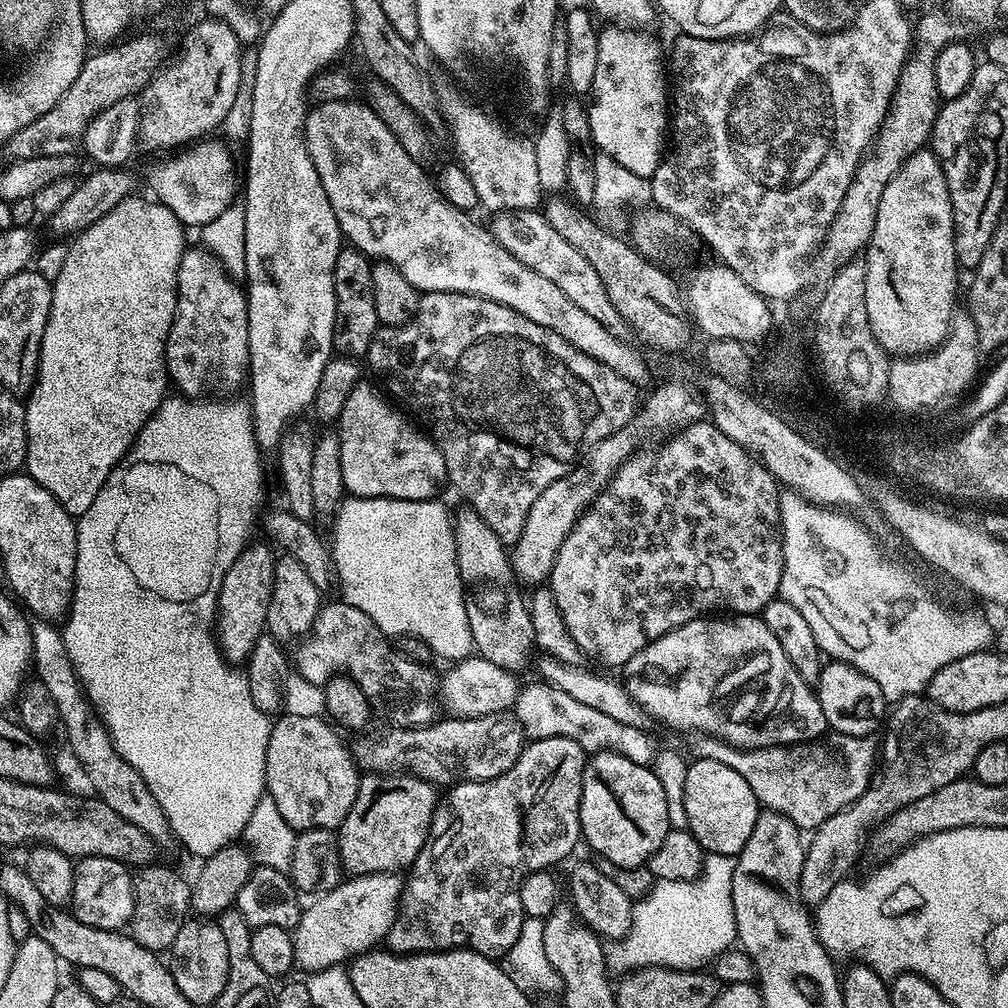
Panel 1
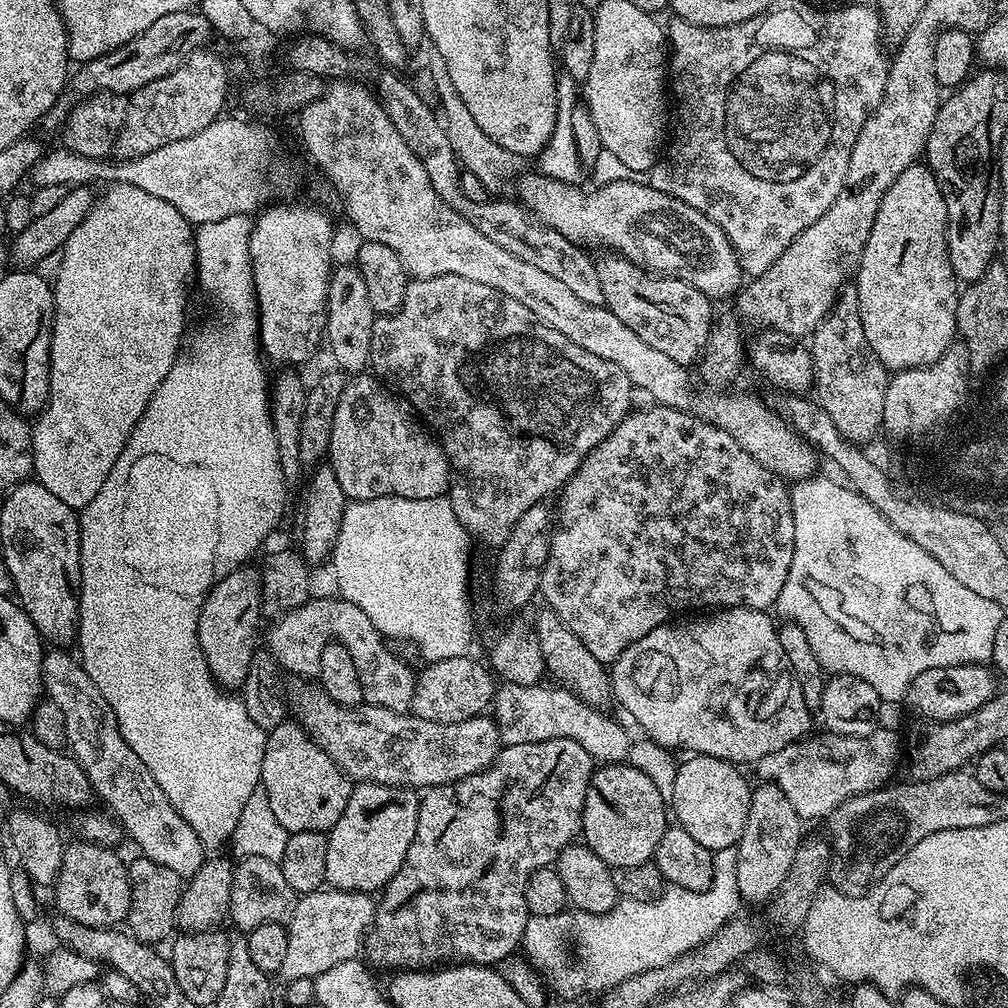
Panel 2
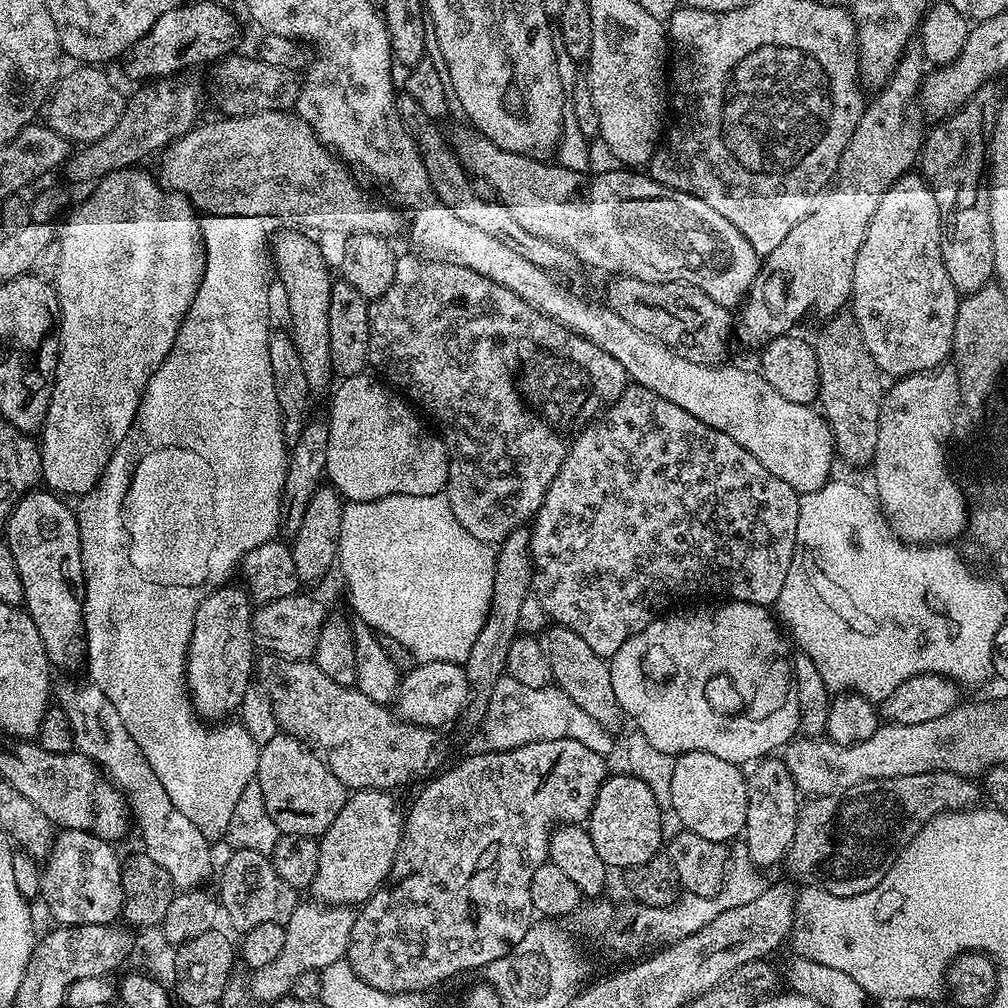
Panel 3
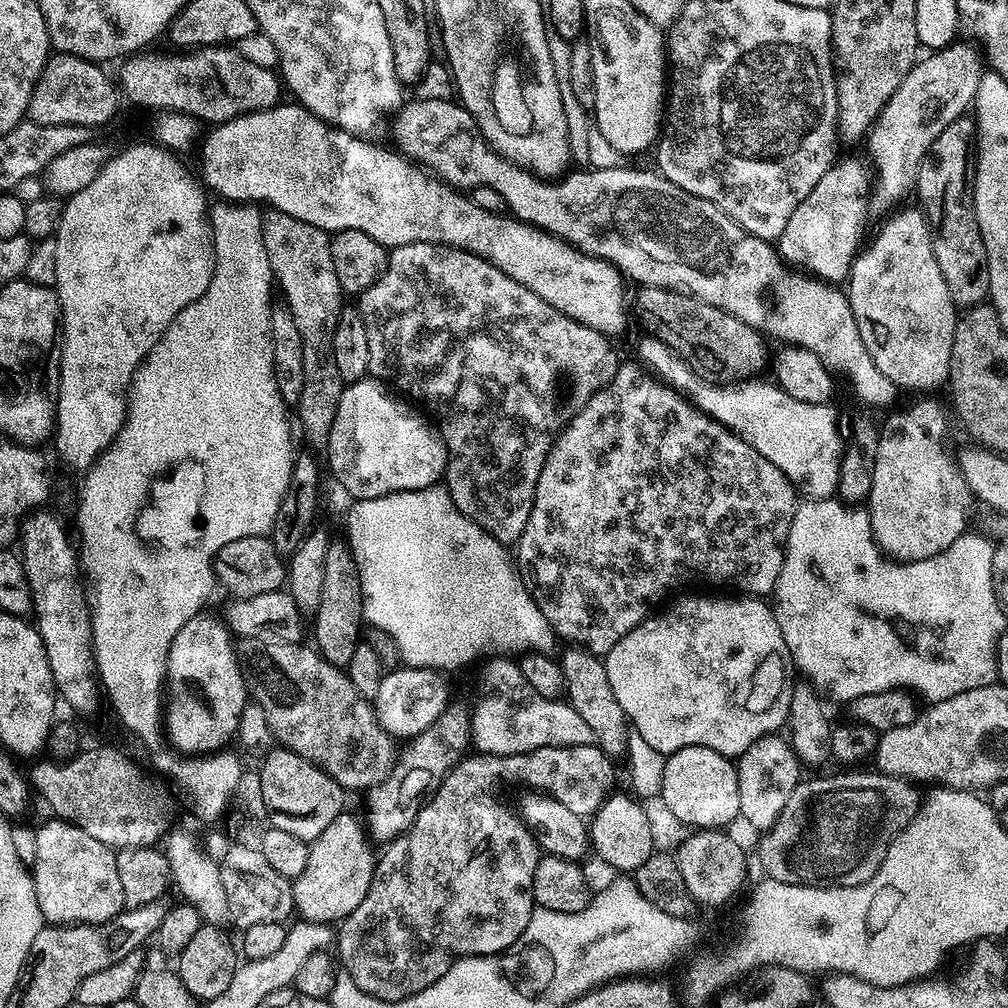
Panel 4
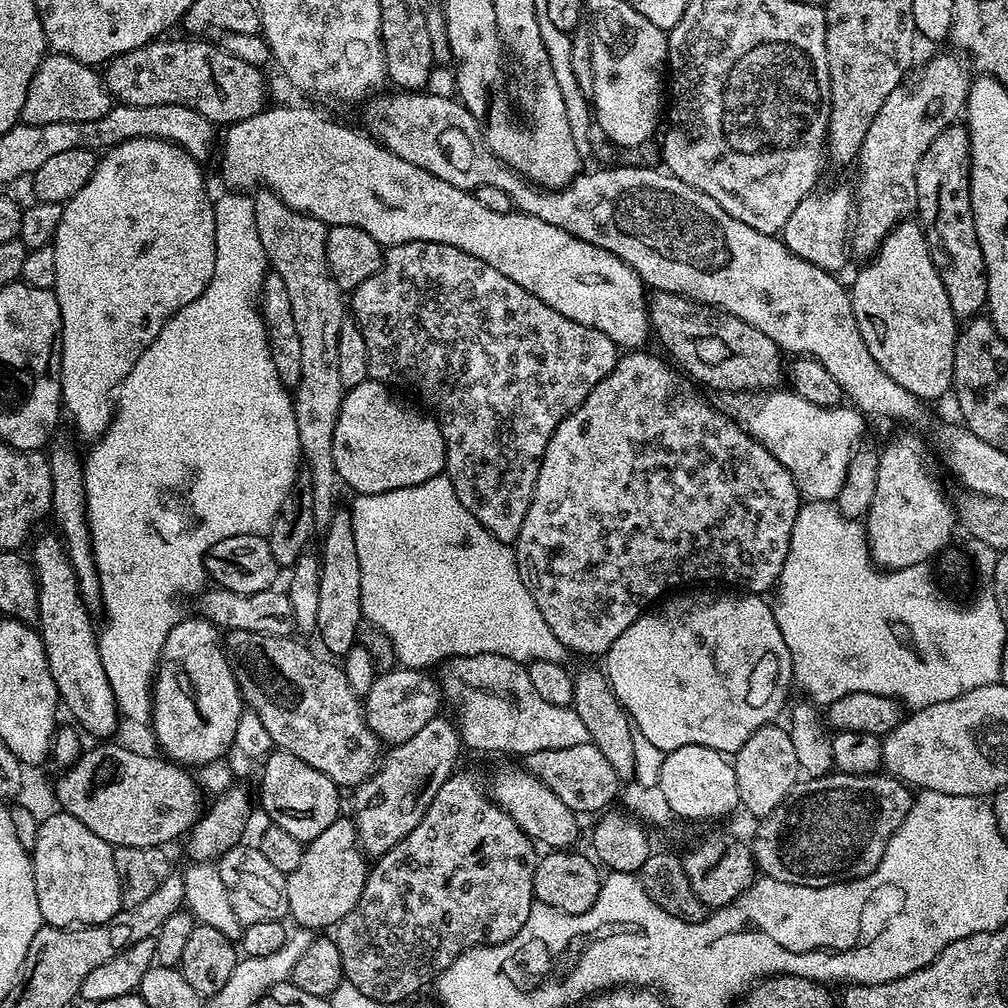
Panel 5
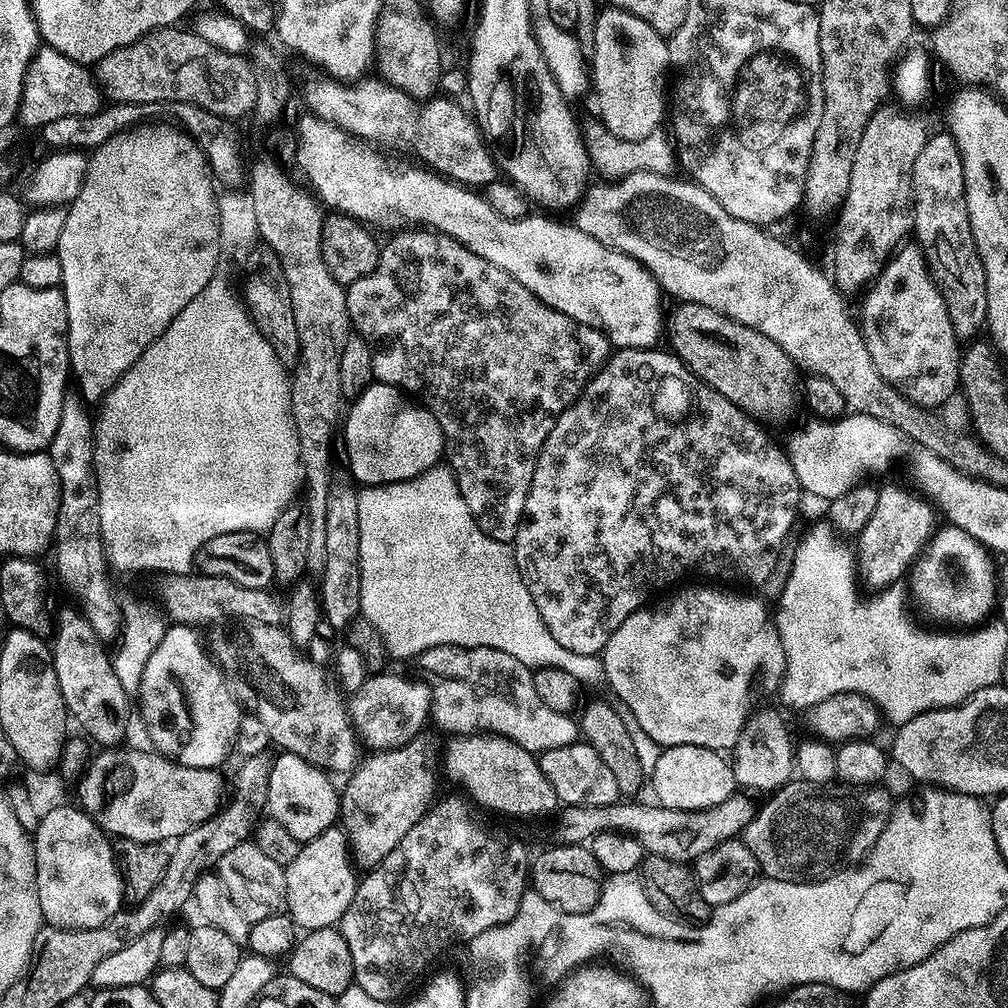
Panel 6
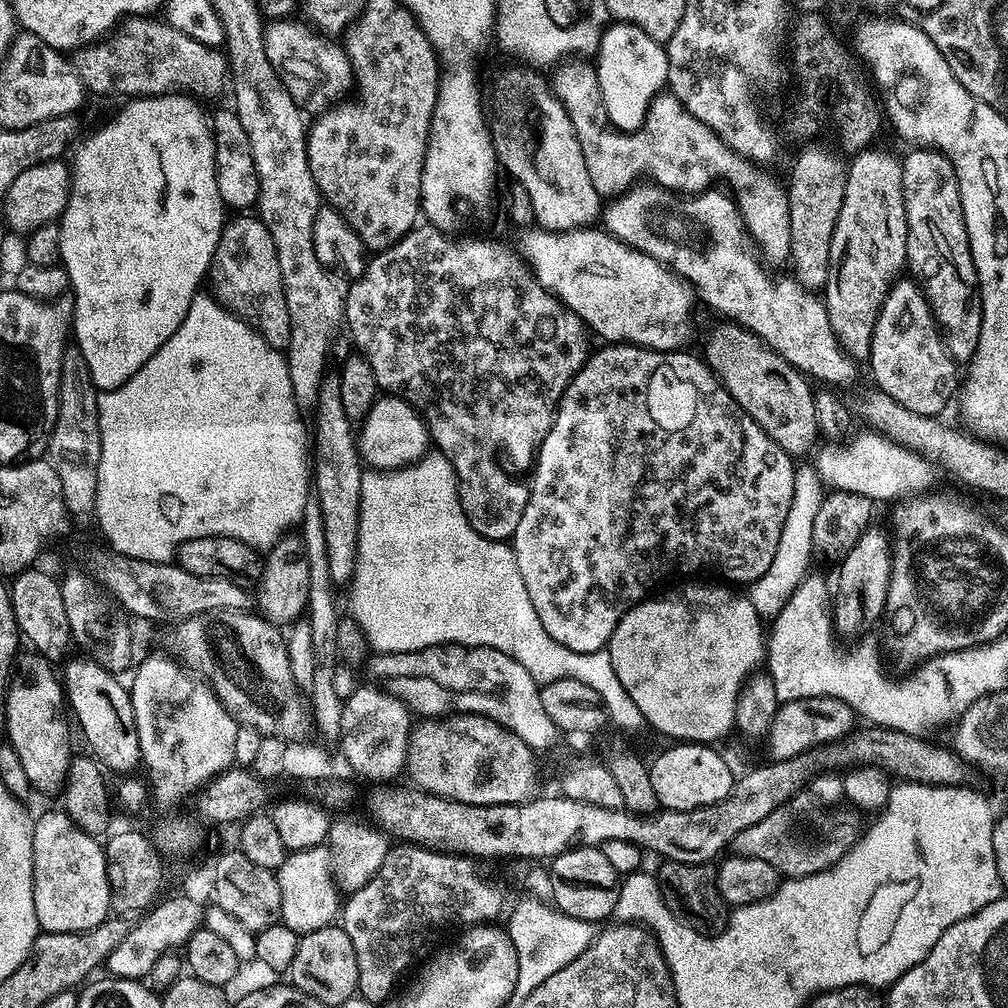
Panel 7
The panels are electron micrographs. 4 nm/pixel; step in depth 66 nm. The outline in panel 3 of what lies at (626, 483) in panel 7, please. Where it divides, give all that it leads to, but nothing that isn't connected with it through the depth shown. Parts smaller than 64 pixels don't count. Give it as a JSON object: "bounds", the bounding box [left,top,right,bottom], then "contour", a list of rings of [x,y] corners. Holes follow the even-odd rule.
{"bounds":[531,386,799,658],"contour":[[[629,386],[615,404],[603,409],[602,415],[573,439],[554,482],[550,482],[550,490],[546,490],[542,506],[531,521],[531,591],[534,600],[536,596],[549,621],[574,630],[574,634],[578,634],[578,638],[584,639],[586,646],[594,650],[594,654],[605,658],[611,658],[622,642],[650,626],[652,620],[671,609],[675,605],[672,603],[683,596],[716,596],[726,591],[736,580],[735,599],[748,600],[751,604],[775,605],[778,594],[782,594],[782,585],[786,582],[786,574],[790,574],[790,562],[794,558],[799,505],[798,493],[786,486],[786,482],[774,478],[774,474],[770,474],[770,470],[766,470],[766,466],[762,466],[762,462],[758,462],[750,450],[738,446],[730,434],[722,434],[722,430],[714,430],[706,426],[706,422],[698,422],[694,414],[686,414],[682,406],[674,406],[674,402],[650,390]]]}

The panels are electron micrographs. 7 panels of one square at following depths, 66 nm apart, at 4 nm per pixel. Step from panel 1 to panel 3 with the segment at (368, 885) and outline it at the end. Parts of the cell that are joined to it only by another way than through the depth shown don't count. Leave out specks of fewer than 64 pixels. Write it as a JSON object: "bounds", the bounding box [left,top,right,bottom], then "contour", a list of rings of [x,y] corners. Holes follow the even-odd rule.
{"bounds":[250,903,356,1002],"contour":[[[297,903],[294,914],[290,914],[286,930],[286,947],[270,966],[262,966],[251,973],[250,991],[257,1001],[271,1002],[282,1000],[289,995],[294,980],[306,971],[318,972],[321,968],[330,966],[330,962],[345,959],[348,954],[350,930],[354,930],[356,912],[351,907],[342,904],[312,904]]]}

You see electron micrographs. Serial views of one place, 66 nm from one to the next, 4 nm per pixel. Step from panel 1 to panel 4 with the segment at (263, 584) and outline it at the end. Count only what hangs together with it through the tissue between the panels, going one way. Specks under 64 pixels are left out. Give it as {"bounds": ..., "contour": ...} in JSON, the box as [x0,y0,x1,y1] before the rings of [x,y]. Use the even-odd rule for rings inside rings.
{"bounds":[166,610,250,754],"contour":[[[202,610],[197,616],[190,618],[190,622],[182,626],[182,630],[178,630],[168,655],[166,692],[169,696],[166,704],[166,736],[171,745],[181,753],[211,754],[227,745],[224,743],[228,739],[231,741],[235,737],[238,718],[250,703],[250,693],[233,633],[221,617],[219,620],[218,617],[211,616],[208,610]]]}

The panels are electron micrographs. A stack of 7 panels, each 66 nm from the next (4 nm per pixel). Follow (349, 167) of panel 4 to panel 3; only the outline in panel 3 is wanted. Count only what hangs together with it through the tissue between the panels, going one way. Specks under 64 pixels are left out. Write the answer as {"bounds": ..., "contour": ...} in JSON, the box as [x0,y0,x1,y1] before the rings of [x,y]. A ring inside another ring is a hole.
{"bounds":[158,111,397,237],"contour":[[[262,111],[254,115],[216,119],[220,120],[199,123],[163,149],[159,157],[158,179],[161,185],[186,196],[197,211],[210,216],[281,216],[284,220],[293,220],[296,223],[293,225],[304,230],[313,228],[316,232],[343,234],[365,232],[391,237],[396,228],[397,209],[375,204],[370,197],[364,196],[349,165],[335,152],[328,151],[300,116],[291,111]]]}

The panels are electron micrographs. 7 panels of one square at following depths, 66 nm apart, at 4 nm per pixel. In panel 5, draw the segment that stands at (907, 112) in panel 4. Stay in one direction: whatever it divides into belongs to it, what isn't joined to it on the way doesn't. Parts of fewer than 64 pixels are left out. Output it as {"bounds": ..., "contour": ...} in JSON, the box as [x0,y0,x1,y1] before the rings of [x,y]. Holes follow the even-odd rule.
{"bounds":[850,54,974,258],"contour":[[[951,54],[952,56],[936,56],[924,69],[920,72],[920,77],[916,80],[916,85],[913,88],[901,86],[893,90],[890,98],[886,98],[886,102],[882,102],[882,110],[878,110],[878,114],[874,114],[874,122],[870,122],[870,130],[866,130],[866,138],[860,147],[860,155],[858,157],[858,165],[860,164],[860,177],[854,183],[854,219],[850,225],[850,252],[856,256],[864,256],[863,258],[871,258],[882,246],[882,242],[897,224],[903,224],[909,219],[908,215],[913,215],[916,212],[916,171],[918,170],[918,162],[922,158],[922,154],[926,150],[926,146],[930,146],[930,142],[934,142],[934,138],[938,134],[942,134],[942,130],[946,127],[955,125],[958,117],[964,108],[965,101],[968,100],[968,92],[972,89],[974,80],[973,77],[968,77],[970,68],[967,63],[959,55]]]}

